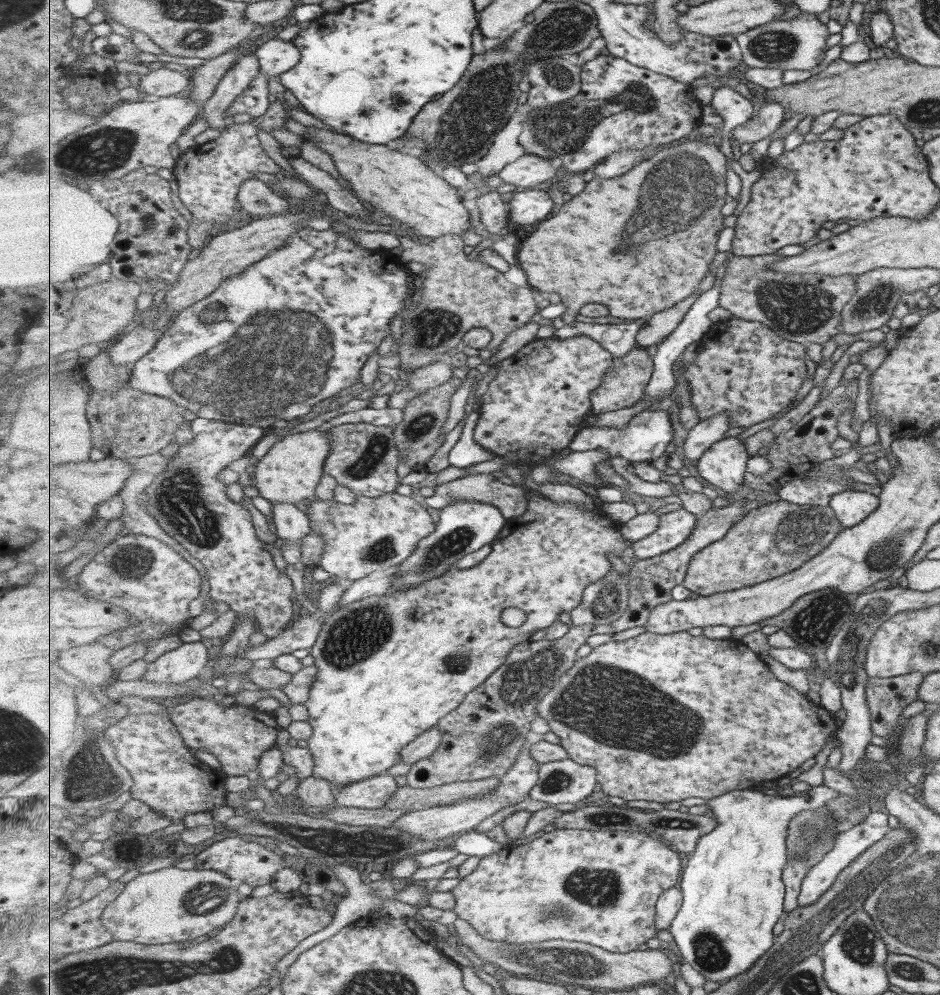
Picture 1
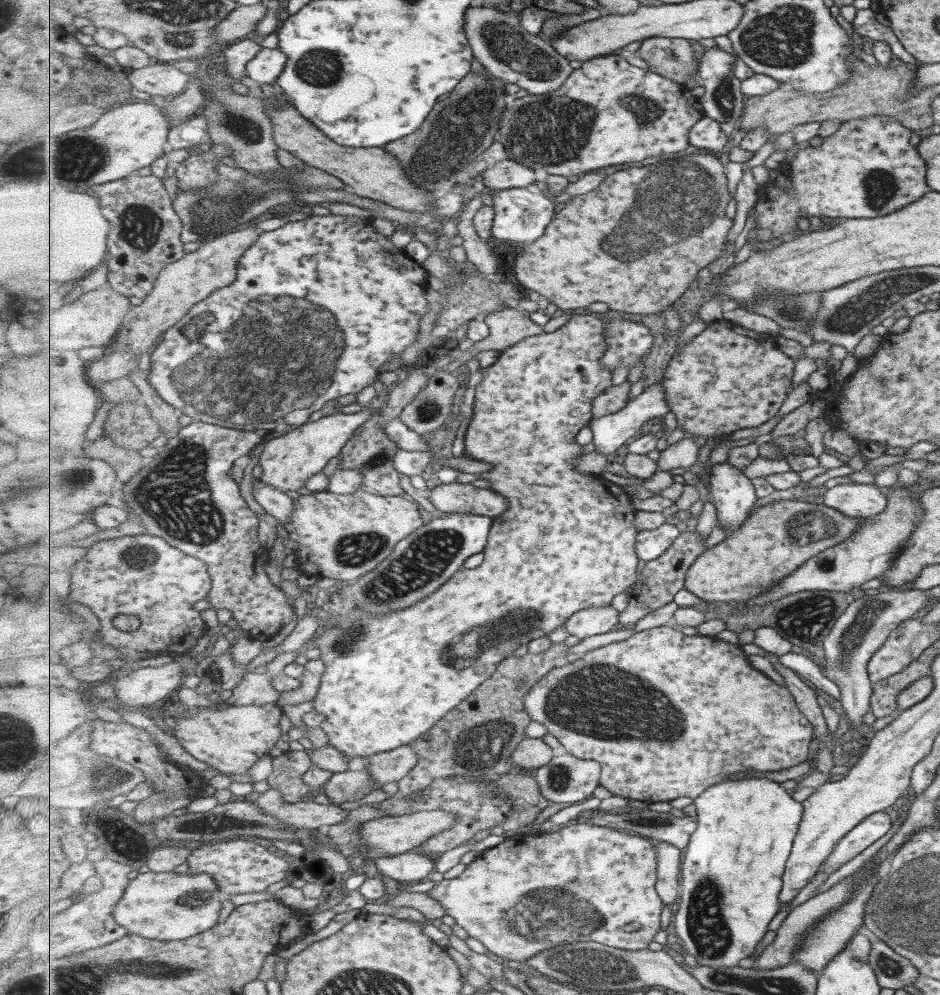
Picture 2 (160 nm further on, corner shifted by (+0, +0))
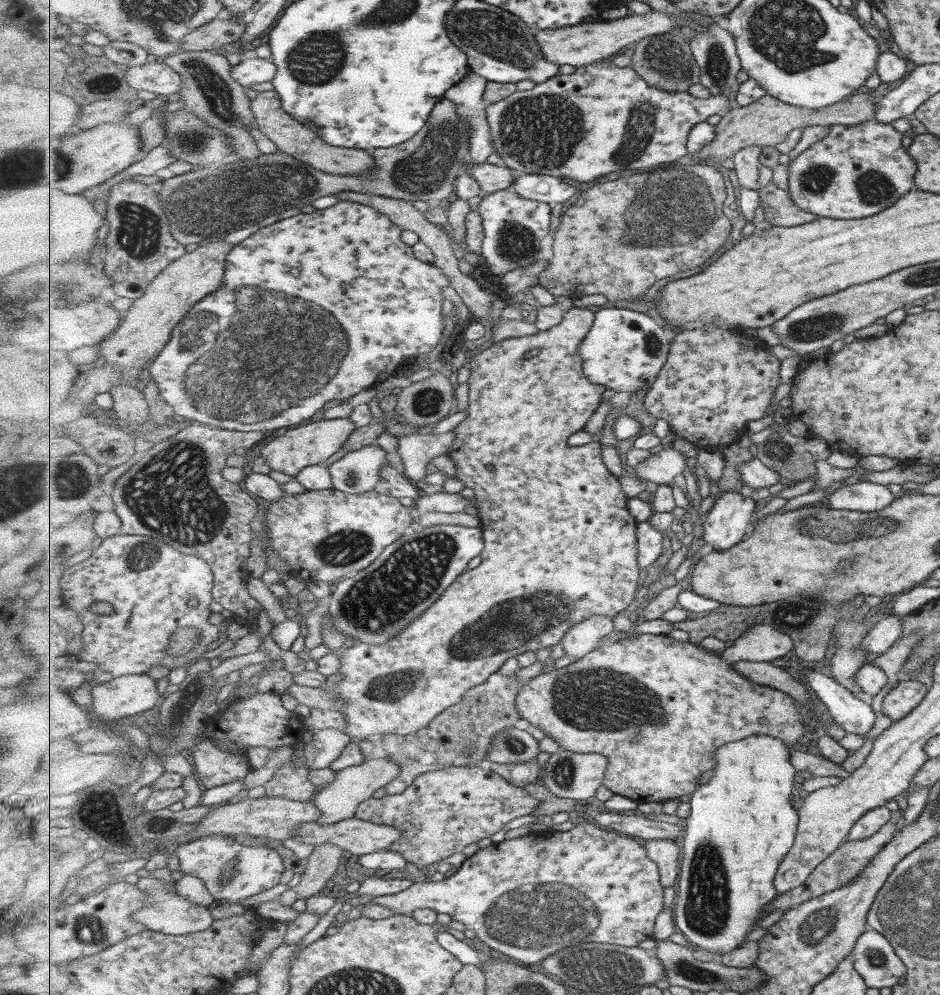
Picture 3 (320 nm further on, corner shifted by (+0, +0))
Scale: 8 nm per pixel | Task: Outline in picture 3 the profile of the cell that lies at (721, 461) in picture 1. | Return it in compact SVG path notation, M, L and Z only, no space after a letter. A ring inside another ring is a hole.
M730 490L721 493L703 524L707 550L727 551L741 543L751 530L755 500Z

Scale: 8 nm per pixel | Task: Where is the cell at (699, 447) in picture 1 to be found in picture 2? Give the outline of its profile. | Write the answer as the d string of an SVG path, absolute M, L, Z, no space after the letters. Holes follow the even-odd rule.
M686 435L680 441L667 446L661 452L658 460L658 468L667 471L668 473L673 468L690 468L696 470L700 465L697 460L701 456L699 444L691 438L692 435Z

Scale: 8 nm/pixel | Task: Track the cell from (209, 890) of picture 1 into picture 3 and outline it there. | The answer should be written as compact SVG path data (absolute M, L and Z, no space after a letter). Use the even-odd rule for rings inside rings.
M154 876L147 878L135 878L135 883L142 891L148 892L146 906L138 912L134 912L132 917L147 925L149 929L166 935L188 935L195 932L205 932L216 921L207 906L194 904L192 901L179 896L174 884L159 880Z

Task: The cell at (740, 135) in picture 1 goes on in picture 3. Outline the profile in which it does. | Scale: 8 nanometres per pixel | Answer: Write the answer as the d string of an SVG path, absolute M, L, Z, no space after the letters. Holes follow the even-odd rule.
M749 146L739 151L731 161L731 166L736 171L738 182L743 188L761 192L759 172L761 172L761 164L759 163L761 156L760 146Z

